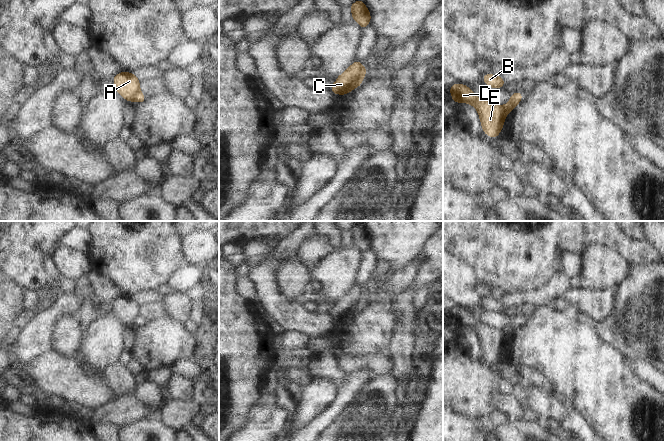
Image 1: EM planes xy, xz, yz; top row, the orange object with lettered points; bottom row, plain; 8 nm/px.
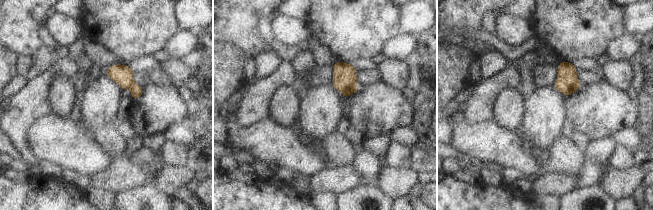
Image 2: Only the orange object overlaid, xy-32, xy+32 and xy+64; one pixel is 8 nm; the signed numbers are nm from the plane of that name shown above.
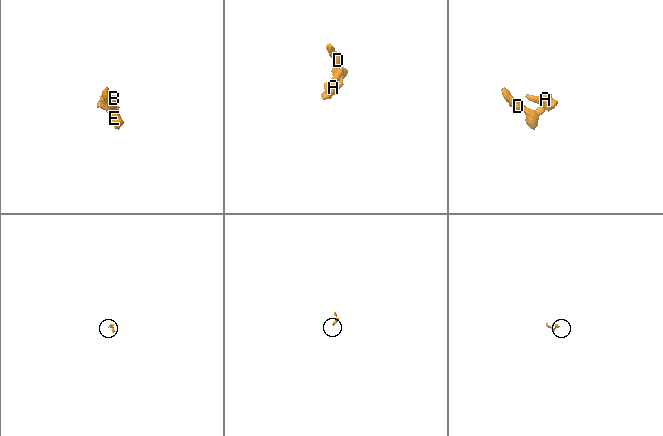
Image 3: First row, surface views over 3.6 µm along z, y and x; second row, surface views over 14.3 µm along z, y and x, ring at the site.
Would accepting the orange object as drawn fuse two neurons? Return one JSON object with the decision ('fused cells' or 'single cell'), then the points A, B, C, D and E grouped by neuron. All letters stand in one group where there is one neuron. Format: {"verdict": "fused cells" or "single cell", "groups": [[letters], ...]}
{"verdict": "fused cells", "groups": [["A", "B", "C"], ["D", "E"]]}

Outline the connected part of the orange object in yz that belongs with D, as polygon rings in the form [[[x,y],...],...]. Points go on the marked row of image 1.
[[[455,83],[449,89],[453,102],[459,103],[462,101],[469,103],[477,109],[482,130],[489,137],[493,138],[498,138],[499,132],[503,128],[505,116],[516,108],[521,101],[519,93],[514,92],[508,104],[498,106],[478,98],[475,93],[464,84]]]

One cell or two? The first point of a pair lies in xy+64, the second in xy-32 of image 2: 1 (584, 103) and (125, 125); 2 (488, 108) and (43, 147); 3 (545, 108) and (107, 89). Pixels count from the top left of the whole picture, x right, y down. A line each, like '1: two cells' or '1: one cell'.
1: two cells
2: two cells
3: one cell

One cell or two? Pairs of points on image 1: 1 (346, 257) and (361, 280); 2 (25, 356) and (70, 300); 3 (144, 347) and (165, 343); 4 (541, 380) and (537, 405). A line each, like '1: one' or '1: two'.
1: two
2: one
3: one
4: two

